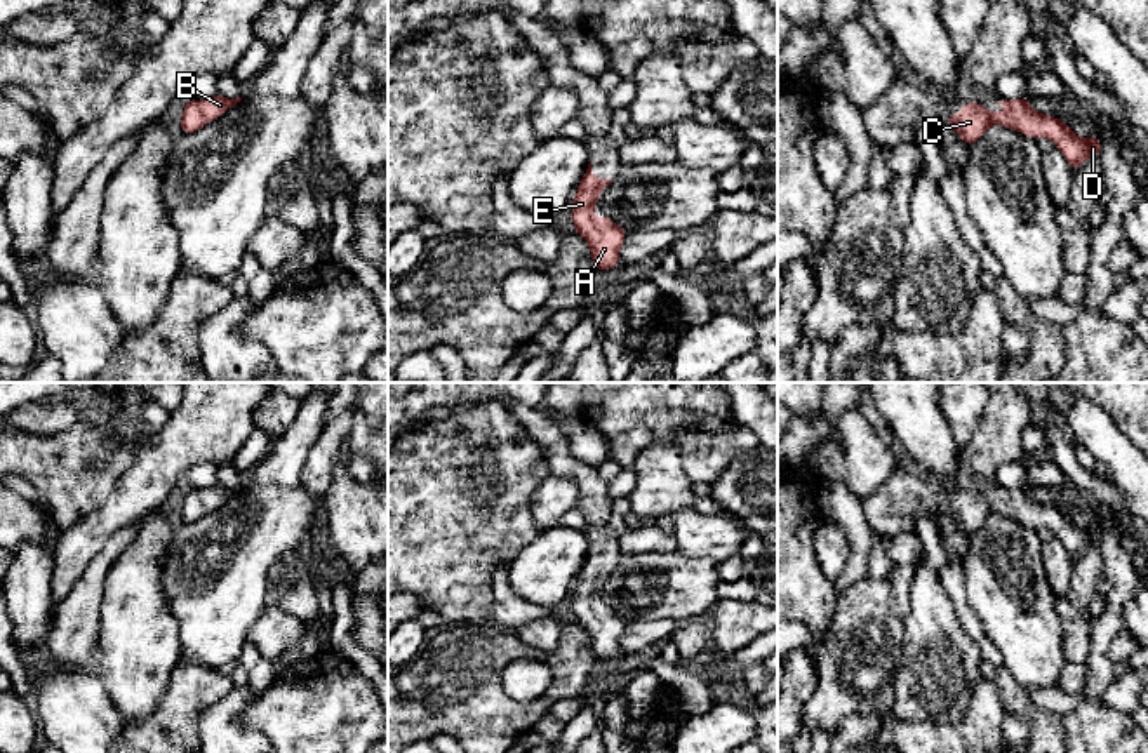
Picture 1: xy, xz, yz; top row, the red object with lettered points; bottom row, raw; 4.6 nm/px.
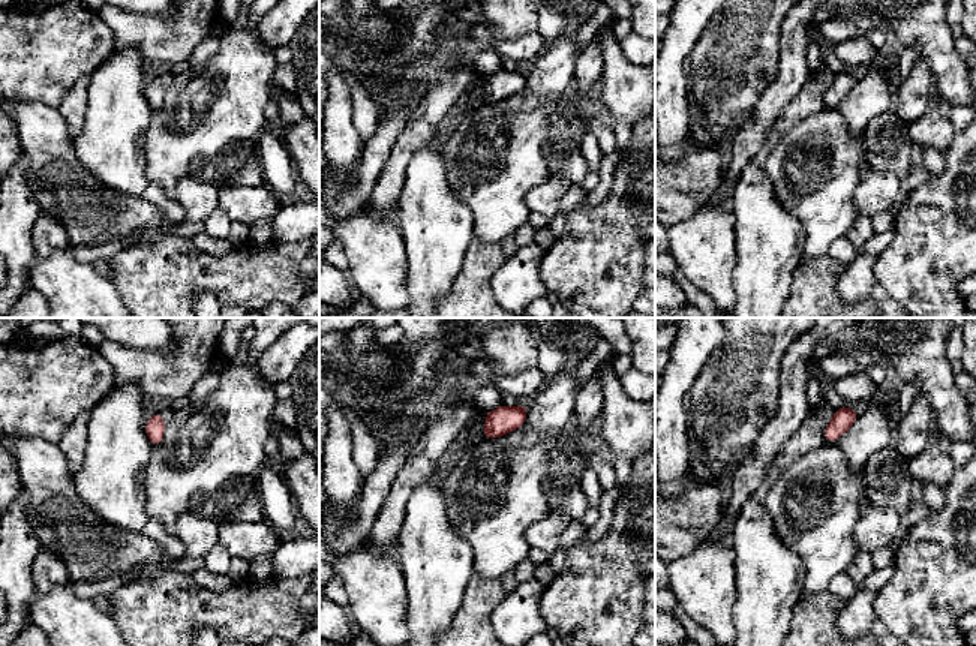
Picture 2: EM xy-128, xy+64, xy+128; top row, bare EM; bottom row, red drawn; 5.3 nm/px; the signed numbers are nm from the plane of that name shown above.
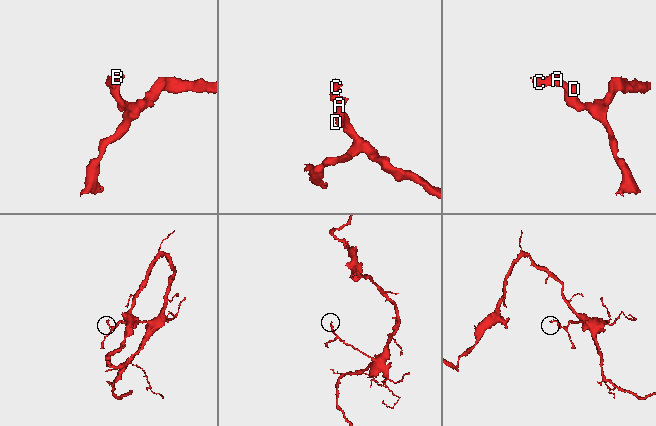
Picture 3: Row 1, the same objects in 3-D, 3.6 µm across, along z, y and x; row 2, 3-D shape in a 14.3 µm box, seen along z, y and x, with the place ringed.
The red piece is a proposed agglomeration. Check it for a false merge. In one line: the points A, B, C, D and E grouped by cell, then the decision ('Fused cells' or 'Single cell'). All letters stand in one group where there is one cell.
Groups: A B C D E. Single cell

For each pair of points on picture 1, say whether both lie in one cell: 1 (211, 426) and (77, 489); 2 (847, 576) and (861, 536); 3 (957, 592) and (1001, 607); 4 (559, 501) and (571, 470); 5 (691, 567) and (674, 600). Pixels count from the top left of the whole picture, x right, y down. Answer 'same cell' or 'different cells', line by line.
1: different cells
2: same cell
3: different cells
4: different cells
5: same cell

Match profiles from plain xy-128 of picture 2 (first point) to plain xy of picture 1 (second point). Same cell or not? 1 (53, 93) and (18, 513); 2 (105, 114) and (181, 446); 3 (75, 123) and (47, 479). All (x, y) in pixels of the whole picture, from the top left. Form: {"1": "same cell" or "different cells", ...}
{"1": "different cells", "2": "different cells", "3": "different cells"}

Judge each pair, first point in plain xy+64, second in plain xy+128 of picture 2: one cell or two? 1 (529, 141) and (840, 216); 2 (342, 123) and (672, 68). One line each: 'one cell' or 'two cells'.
1: one cell
2: one cell

